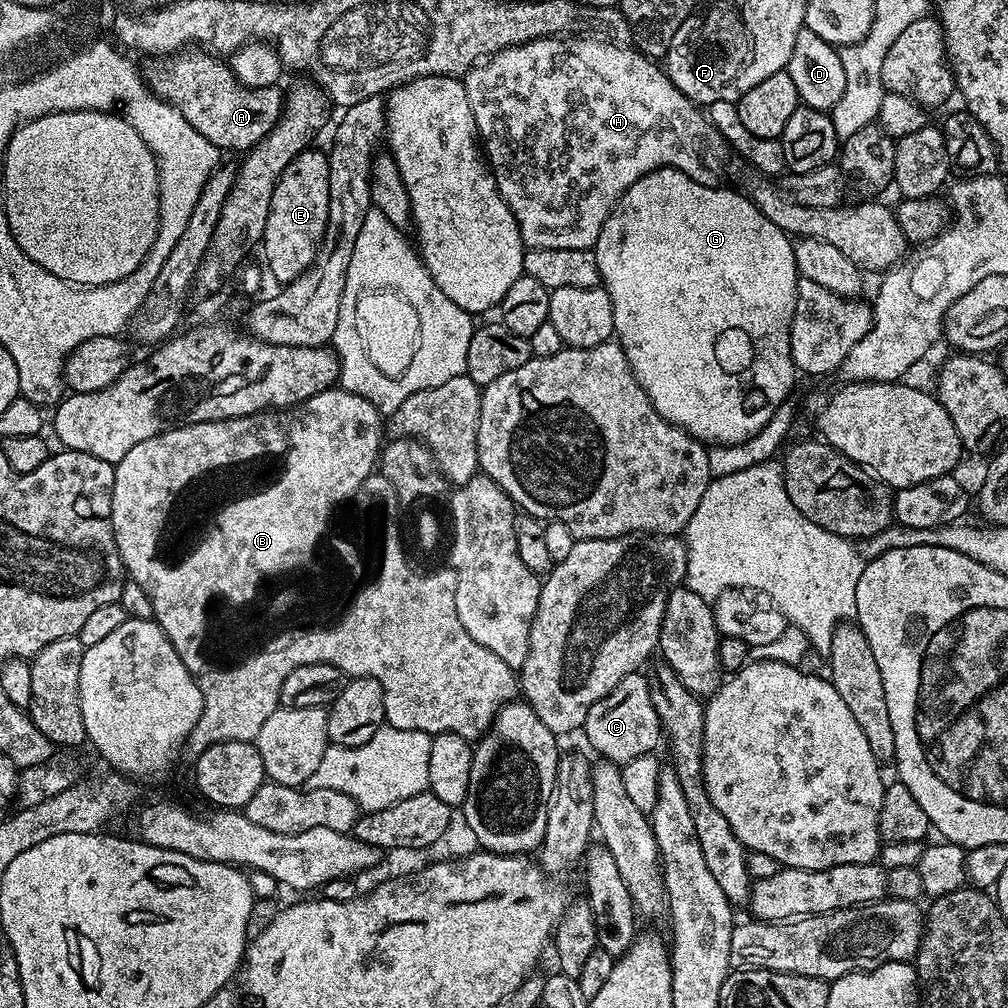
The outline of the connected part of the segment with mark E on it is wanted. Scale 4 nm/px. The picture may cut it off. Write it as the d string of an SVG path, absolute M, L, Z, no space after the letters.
M305 150L297 154L293 160L282 170L282 174L276 180L274 194L270 198L270 210L264 227L264 260L268 263L268 272L280 283L287 286L295 282L308 268L316 262L316 251L326 230L326 218L330 206L330 170L328 169L328 158L323 151L312 152Z

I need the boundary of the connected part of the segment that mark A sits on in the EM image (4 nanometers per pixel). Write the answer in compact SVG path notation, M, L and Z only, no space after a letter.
M185 50L182 52L173 52L171 56L153 56L147 61L148 65L143 65L142 75L148 82L148 88L158 98L162 98L170 106L174 106L182 114L182 118L186 118L186 122L190 122L190 126L194 126L194 130L198 130L198 134L202 134L202 138L206 138L206 142L210 142L218 150L229 148L232 152L243 154L248 149L253 148L258 142L262 142L262 138L266 138L266 134L270 134L270 130L278 122L281 112L284 110L285 93L279 92L281 89L277 85L262 86L261 88L245 88L243 84L237 80L233 74L231 67L223 59L217 58L215 55L209 54L203 50Z

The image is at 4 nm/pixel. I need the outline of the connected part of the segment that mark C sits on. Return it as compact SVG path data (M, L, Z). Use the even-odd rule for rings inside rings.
M643 671L631 672L614 686L601 700L594 702L586 714L582 735L597 753L597 757L611 760L617 766L623 766L634 758L653 755L656 747L662 744L662 729L658 710L654 710L652 686L649 677Z

